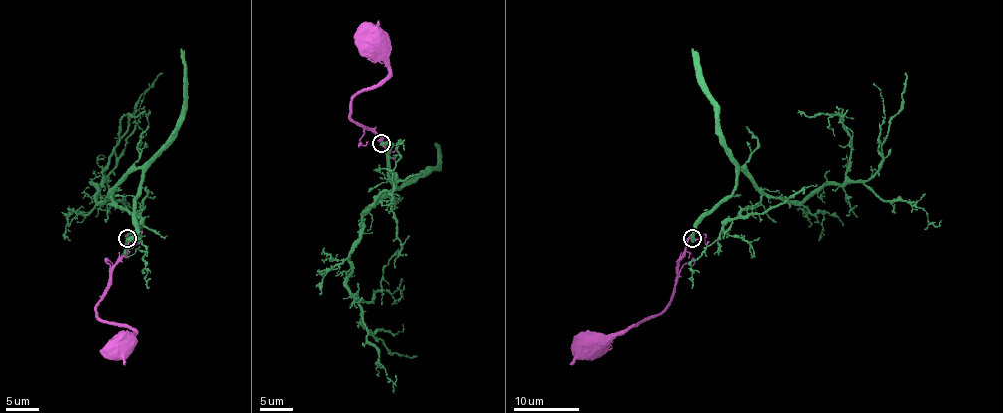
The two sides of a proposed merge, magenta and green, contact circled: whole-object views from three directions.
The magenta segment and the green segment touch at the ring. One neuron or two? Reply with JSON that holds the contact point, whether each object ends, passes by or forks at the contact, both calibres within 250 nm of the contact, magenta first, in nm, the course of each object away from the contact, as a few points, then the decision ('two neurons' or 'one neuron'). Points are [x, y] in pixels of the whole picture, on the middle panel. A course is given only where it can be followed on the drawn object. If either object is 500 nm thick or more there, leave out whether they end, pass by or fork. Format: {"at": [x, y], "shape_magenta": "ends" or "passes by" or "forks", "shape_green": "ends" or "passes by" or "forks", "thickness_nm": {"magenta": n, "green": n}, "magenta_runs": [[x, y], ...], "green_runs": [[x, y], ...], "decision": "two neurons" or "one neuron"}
{"at": [381, 143], "thickness_nm": {"magenta": 280, "green": 500}, "magenta_runs": [[381, 144], [381, 137], [351, 117], [353, 99], [372, 89], [389, 73], [387, 56], [376, 40]], "green_runs": [[381, 144], [389, 145], [394, 190], [362, 216], [346, 288], [369, 333], [392, 353], [417, 356]], "decision": "two neurons"}

